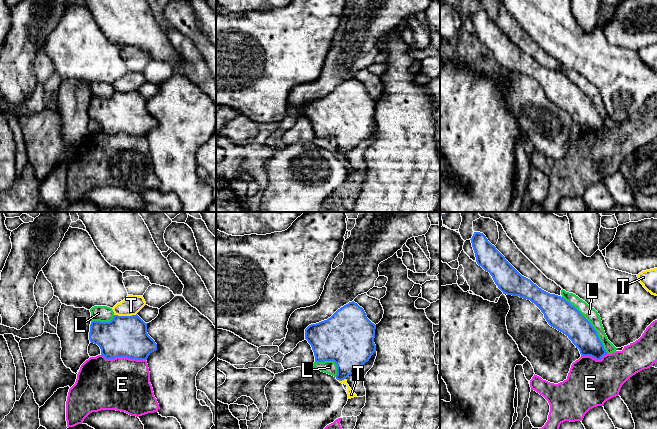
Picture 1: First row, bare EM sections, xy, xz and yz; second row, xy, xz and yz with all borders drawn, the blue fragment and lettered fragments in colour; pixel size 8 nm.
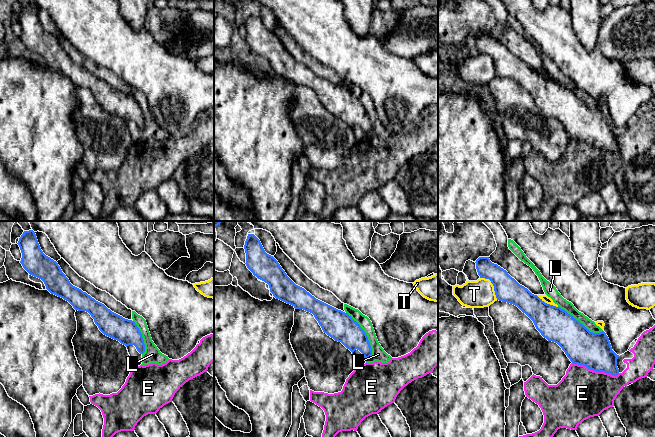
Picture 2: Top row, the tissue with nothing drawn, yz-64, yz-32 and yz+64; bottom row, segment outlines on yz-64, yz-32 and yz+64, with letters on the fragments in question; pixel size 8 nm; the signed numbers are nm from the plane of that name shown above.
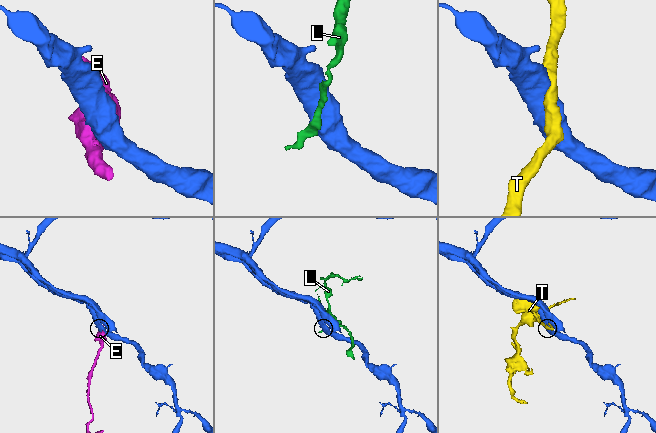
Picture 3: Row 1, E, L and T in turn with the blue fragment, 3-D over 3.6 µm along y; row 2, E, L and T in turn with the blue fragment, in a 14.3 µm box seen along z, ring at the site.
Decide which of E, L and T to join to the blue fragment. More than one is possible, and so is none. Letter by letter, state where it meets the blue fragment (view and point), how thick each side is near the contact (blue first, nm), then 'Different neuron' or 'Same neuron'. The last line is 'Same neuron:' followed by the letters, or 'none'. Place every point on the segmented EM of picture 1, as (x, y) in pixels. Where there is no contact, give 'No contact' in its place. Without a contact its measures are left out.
E: Touches blue at xy (123, 356). Thickness 340 nm (blue) against 440 nm. Different neuron
L: Touches blue at yz (590, 324). Thickness 240 nm (blue) against 100 nm. Different neuron
T: Touches blue at xy (125, 316). Thickness 340 nm (blue) against 150 nm. Different neuron
Same neuron: none

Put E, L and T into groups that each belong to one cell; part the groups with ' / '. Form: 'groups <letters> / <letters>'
groups E / L / T

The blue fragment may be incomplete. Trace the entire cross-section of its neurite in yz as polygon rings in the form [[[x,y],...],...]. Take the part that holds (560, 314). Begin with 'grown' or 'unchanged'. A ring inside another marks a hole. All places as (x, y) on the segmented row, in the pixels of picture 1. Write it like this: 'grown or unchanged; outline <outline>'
unchanged; outline [[[474,232],[470,240],[477,264],[490,273],[503,294],[519,296],[534,303],[548,324],[565,334],[581,356],[601,360],[608,354],[591,323],[568,301],[542,290],[522,276],[483,233]]]

